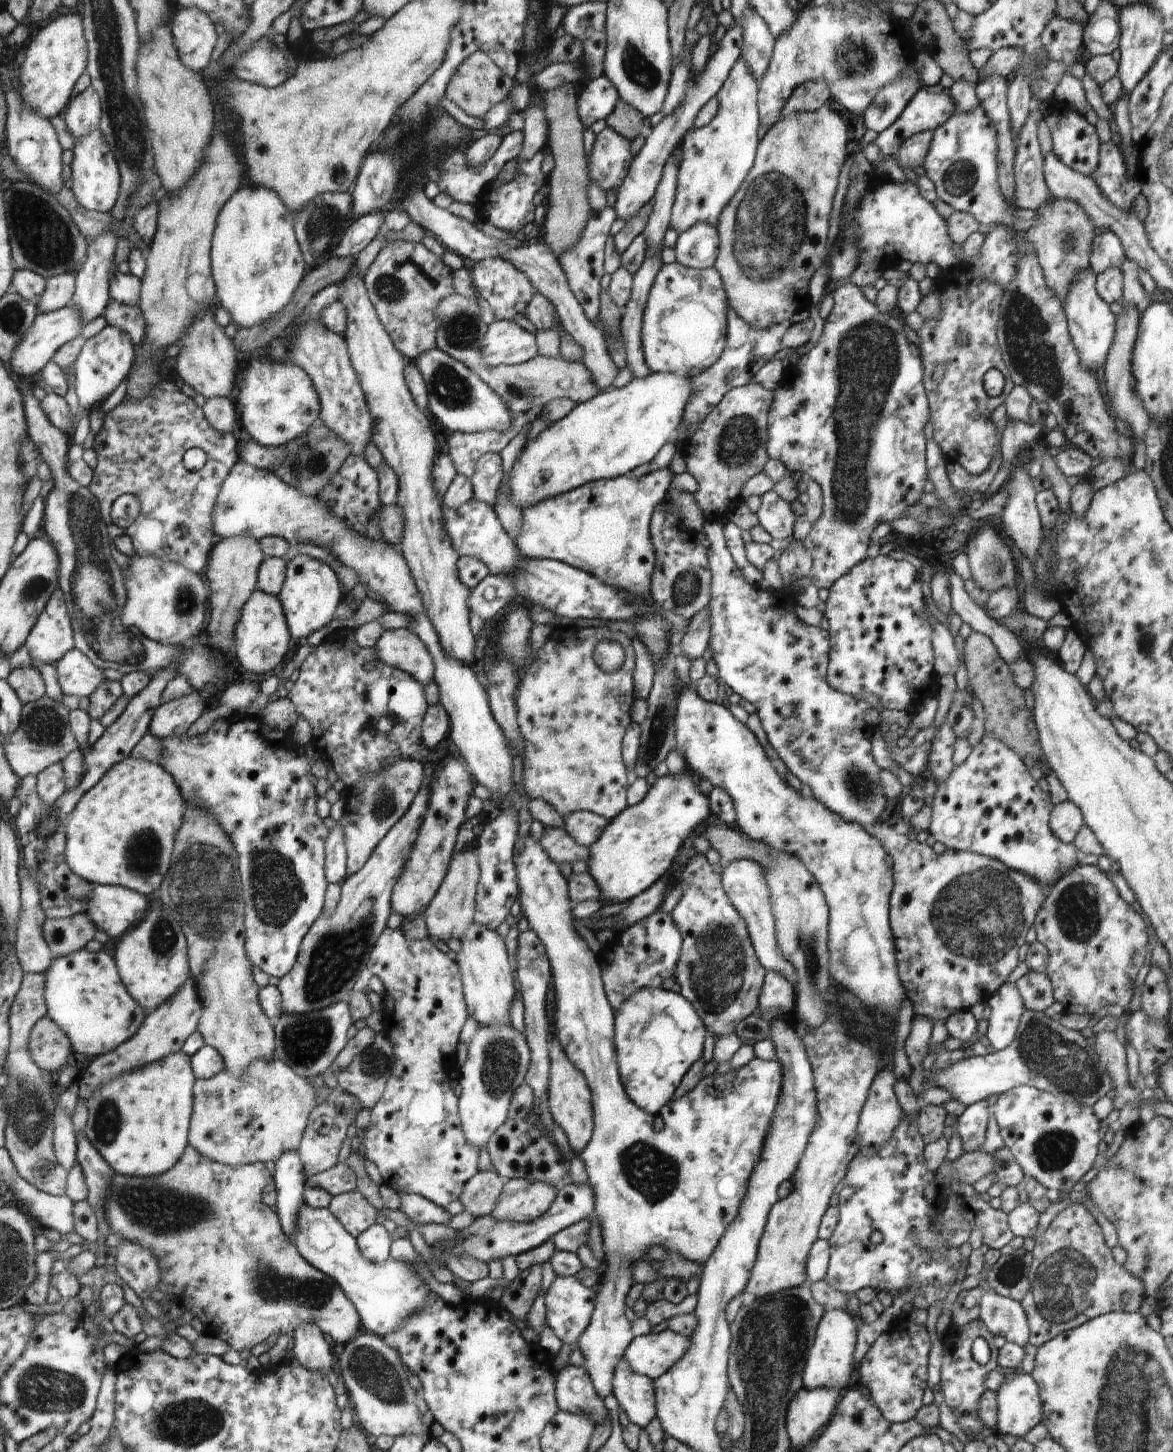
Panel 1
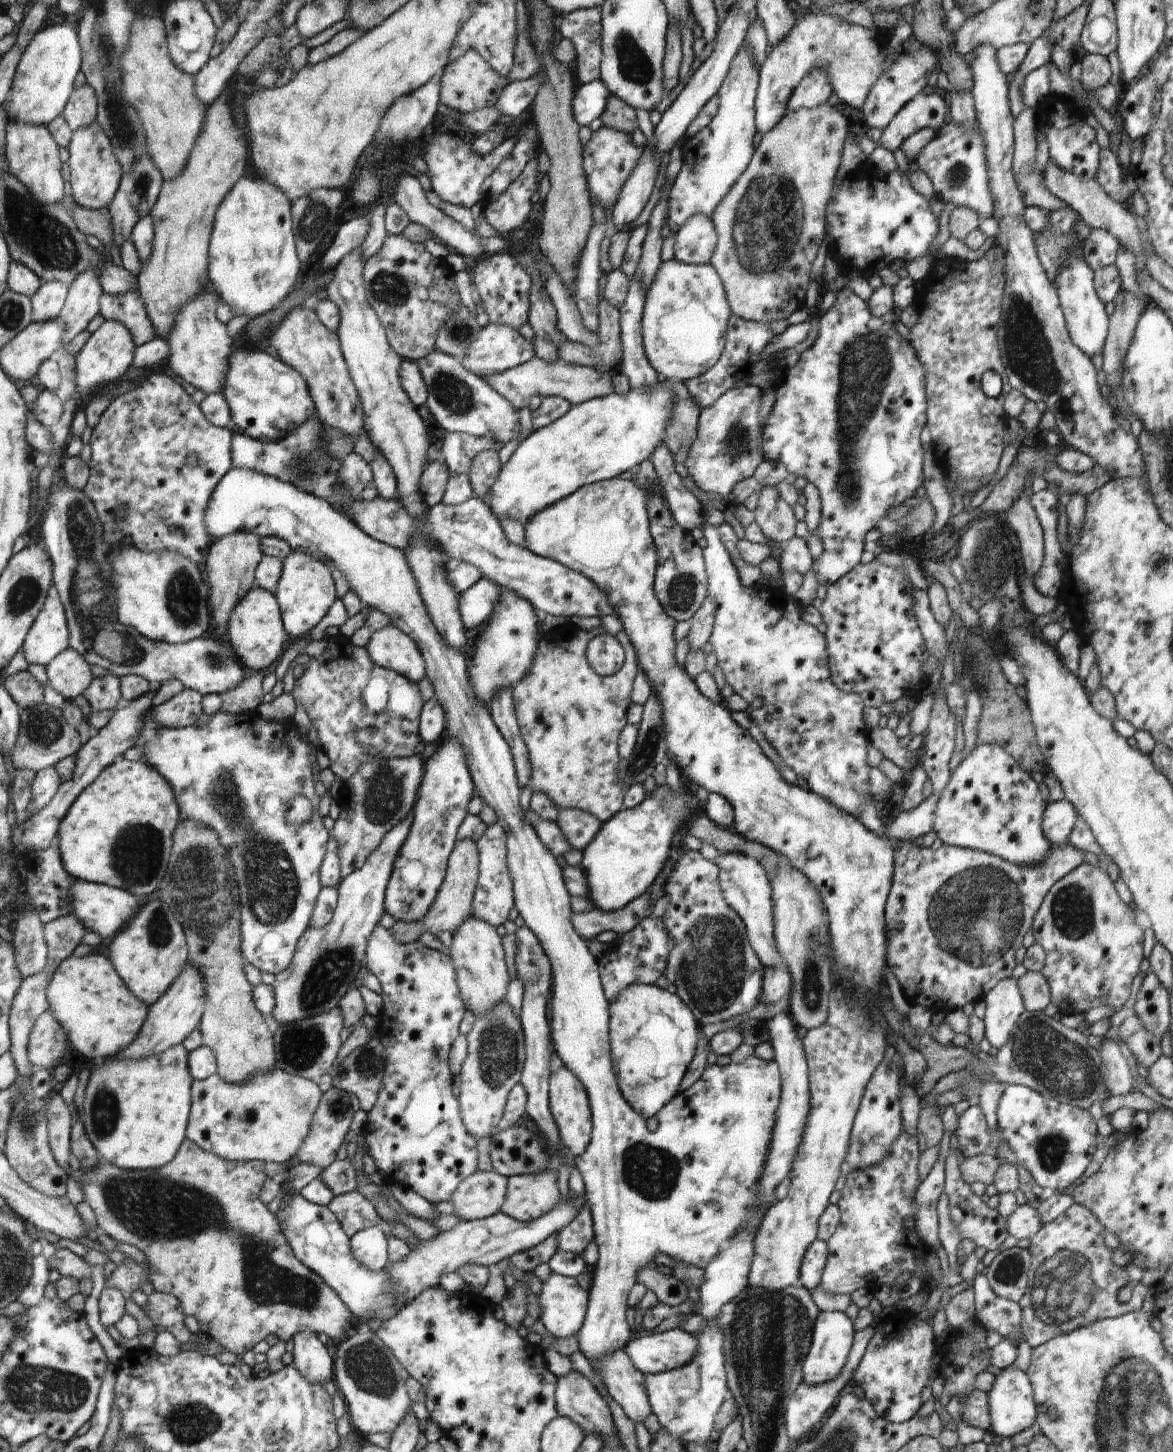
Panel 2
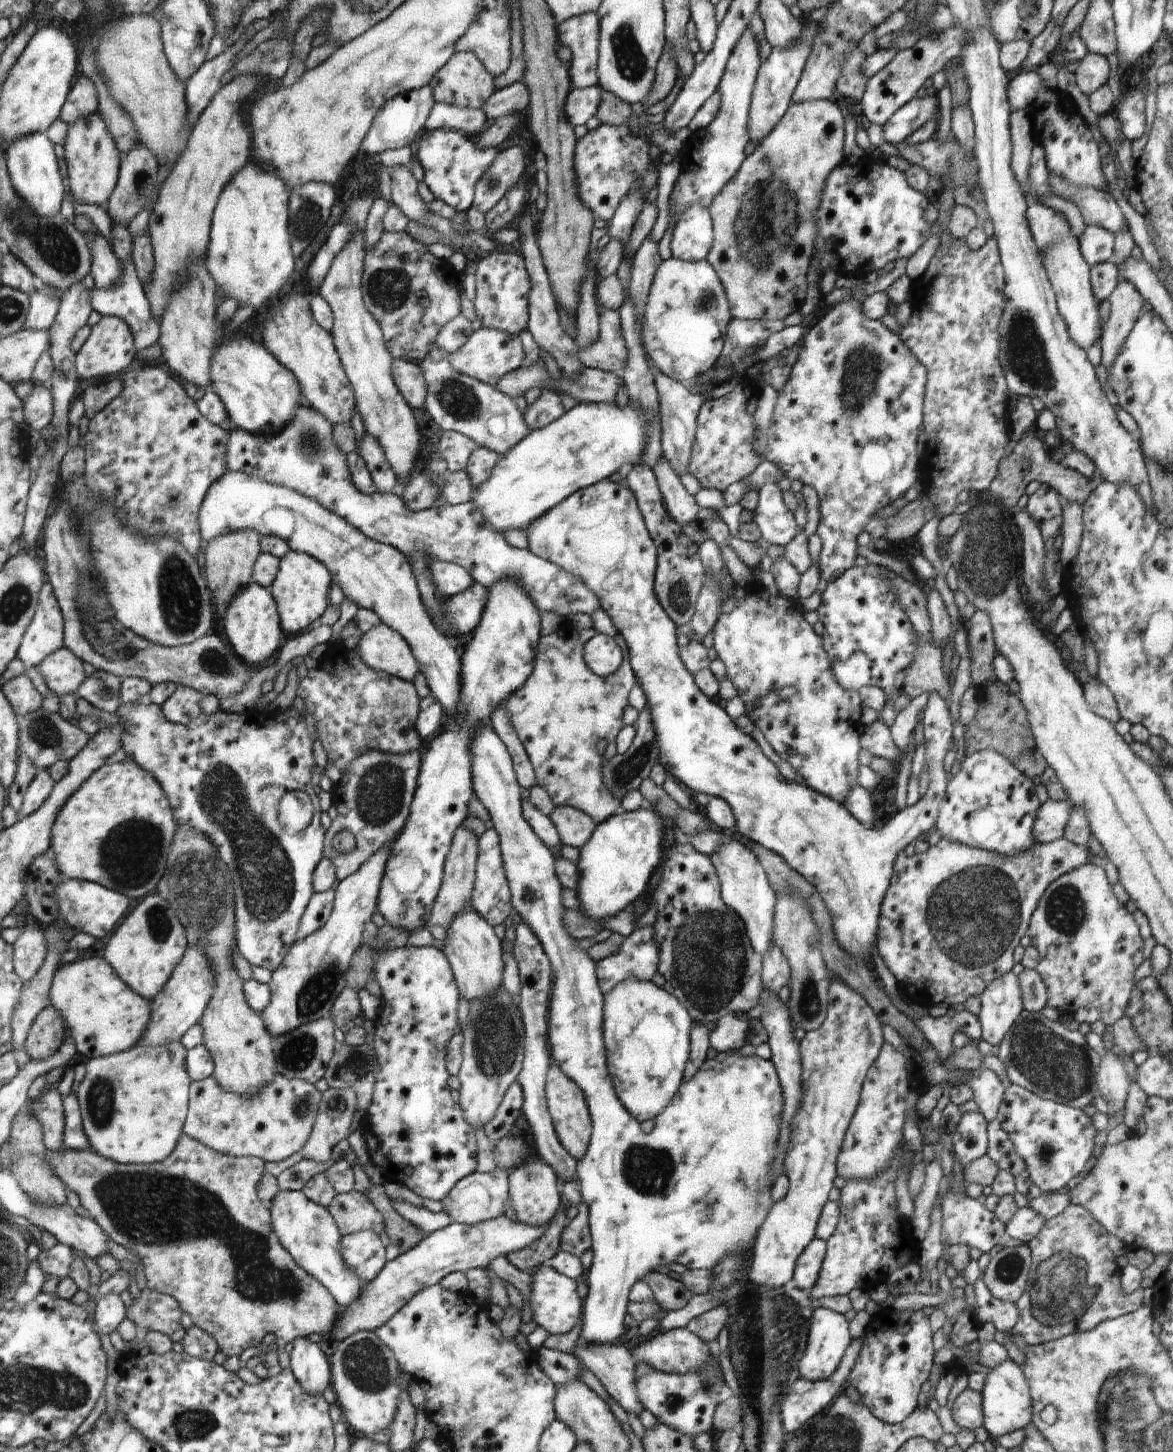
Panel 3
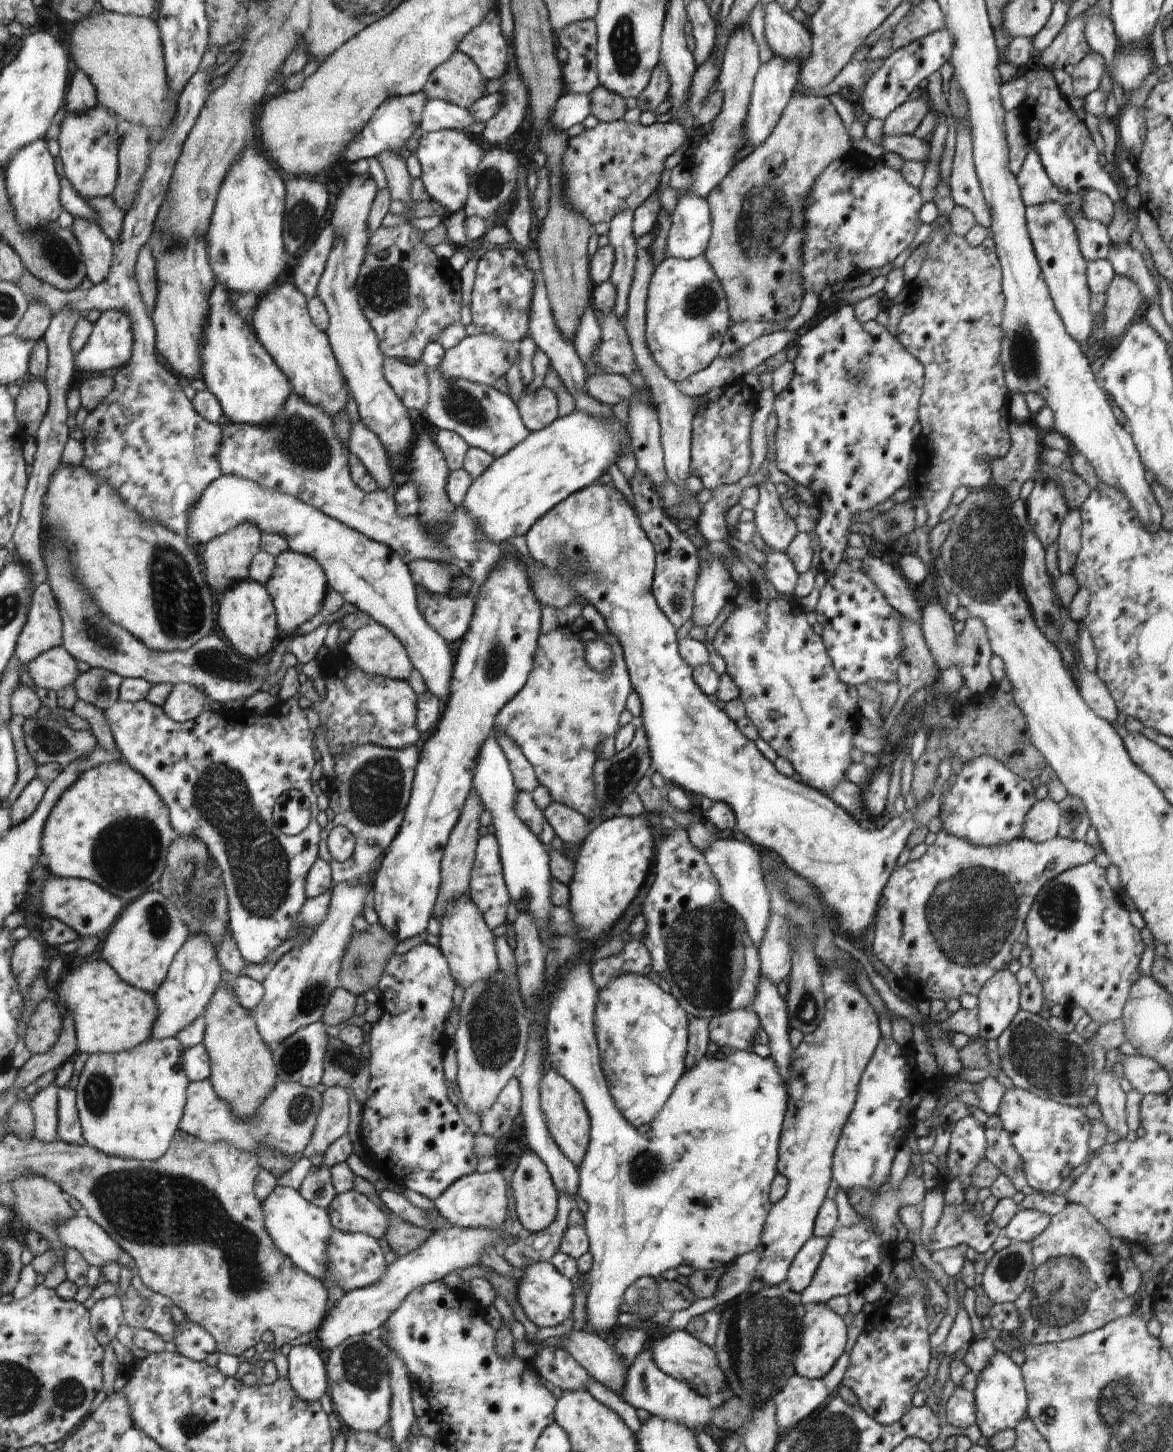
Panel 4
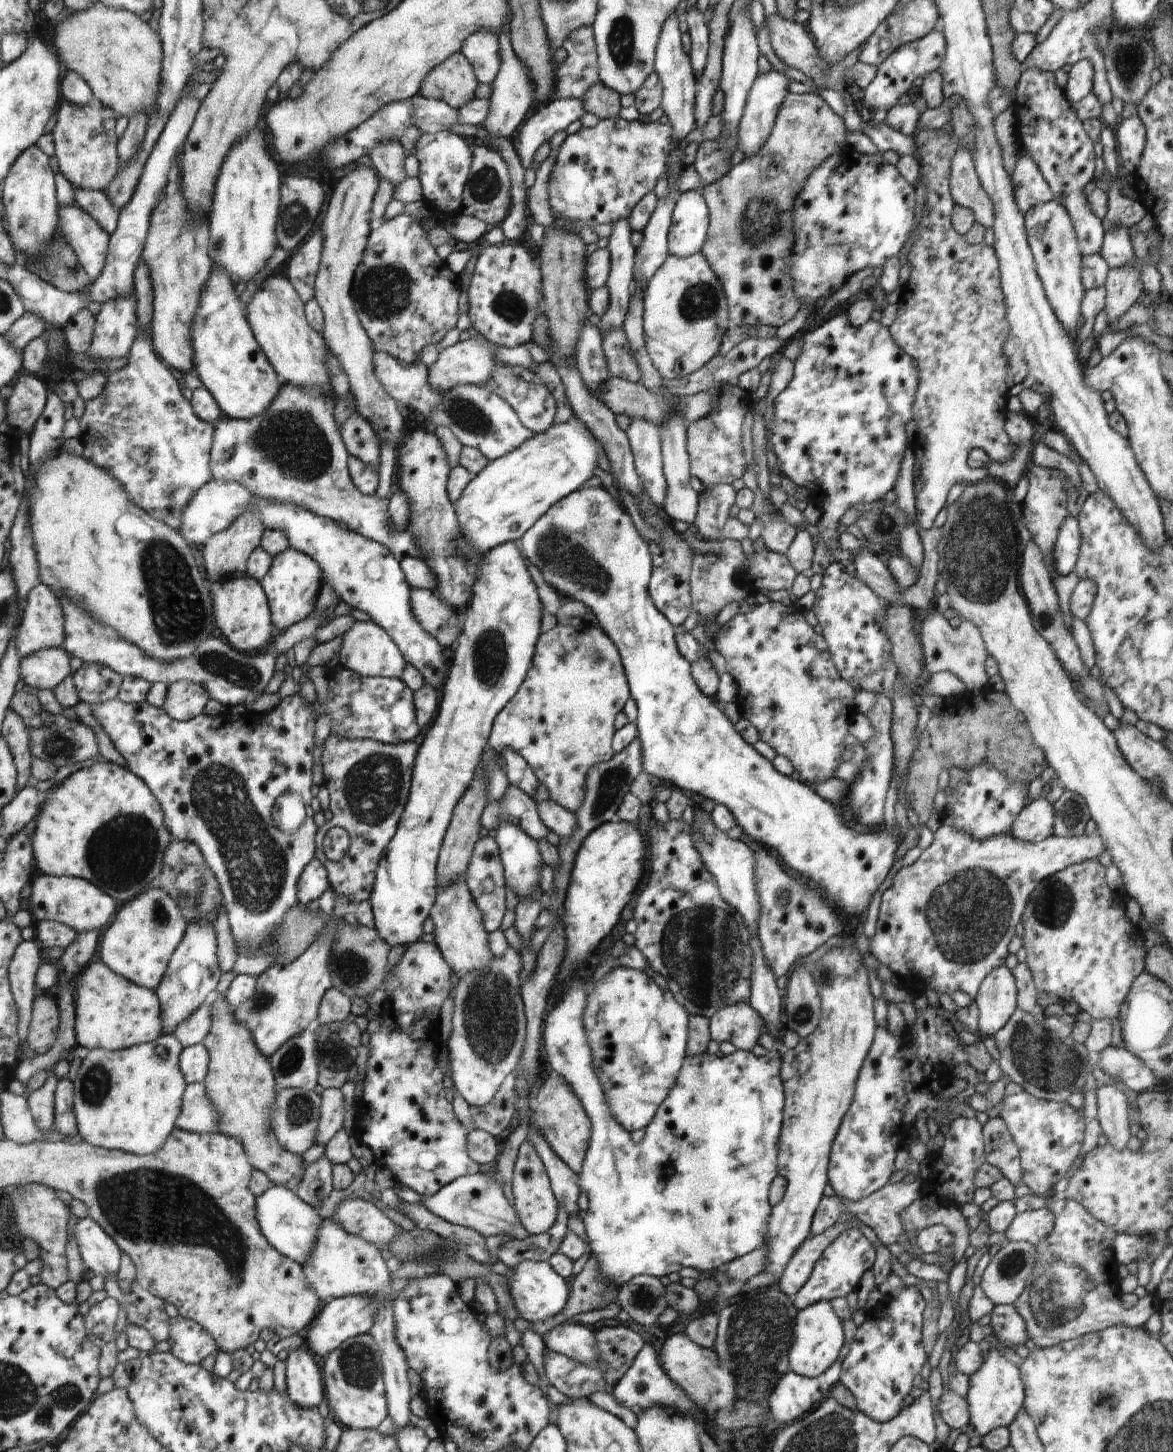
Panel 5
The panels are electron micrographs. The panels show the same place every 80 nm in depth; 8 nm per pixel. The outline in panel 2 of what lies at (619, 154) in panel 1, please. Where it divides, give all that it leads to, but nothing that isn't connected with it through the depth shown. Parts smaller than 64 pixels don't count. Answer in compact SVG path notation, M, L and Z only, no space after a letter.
M604 124L598 130L591 132L591 139L583 146L584 170L592 198L595 198L604 210L610 206L614 207L627 178L634 172L639 158L643 156L644 147L632 142L632 134Z

